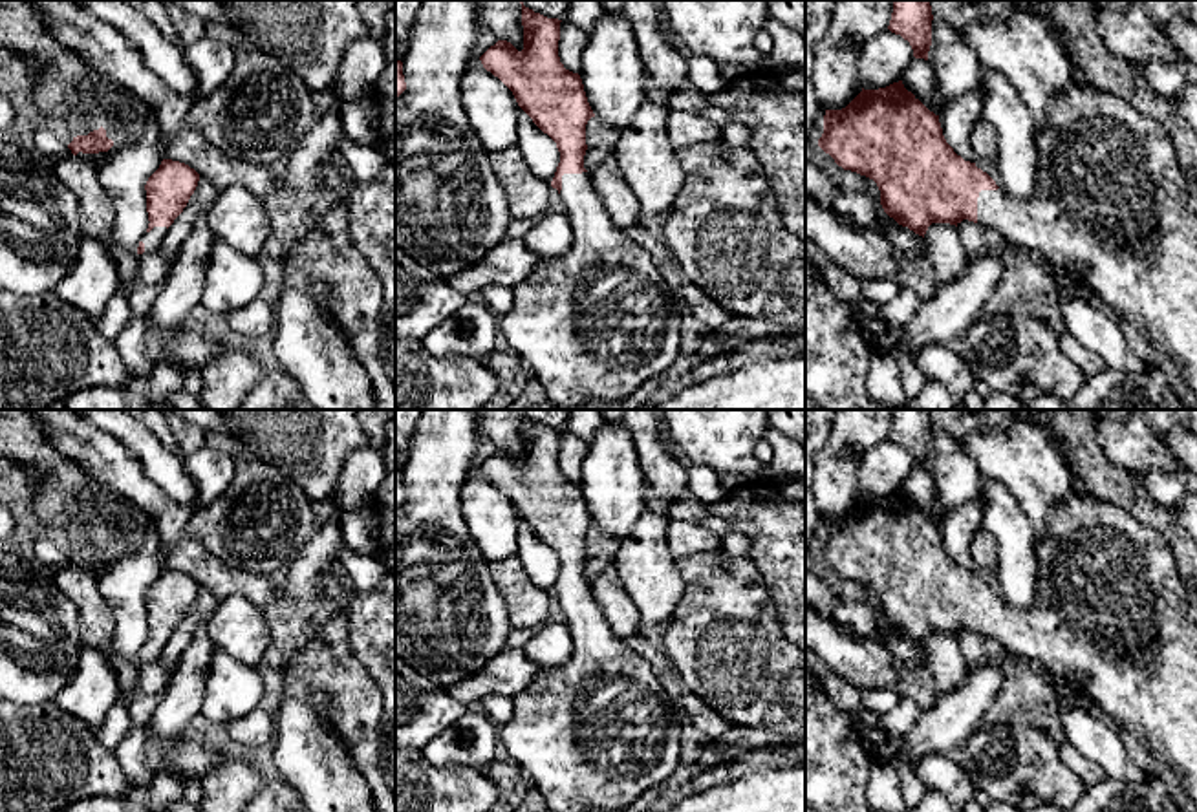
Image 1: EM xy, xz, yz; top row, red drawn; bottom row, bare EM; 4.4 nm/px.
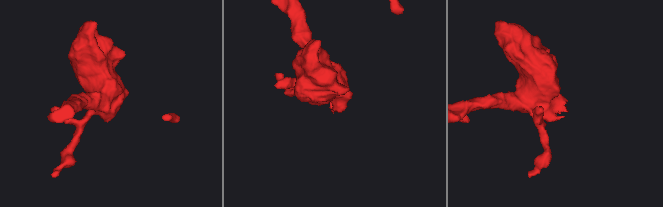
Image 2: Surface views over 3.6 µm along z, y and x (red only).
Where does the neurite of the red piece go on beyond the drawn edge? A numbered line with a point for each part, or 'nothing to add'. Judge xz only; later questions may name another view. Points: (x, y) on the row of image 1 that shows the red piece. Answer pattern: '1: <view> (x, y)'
1: xz (592, 326)

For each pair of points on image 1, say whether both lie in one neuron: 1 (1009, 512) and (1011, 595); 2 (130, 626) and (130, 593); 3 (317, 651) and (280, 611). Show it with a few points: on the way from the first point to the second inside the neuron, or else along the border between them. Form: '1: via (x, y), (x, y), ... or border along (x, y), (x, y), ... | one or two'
1: via (1013, 533), (1013, 575) | one
2: via (130, 619), (130, 600) | one
3: via (308, 642), (290, 620) | one

